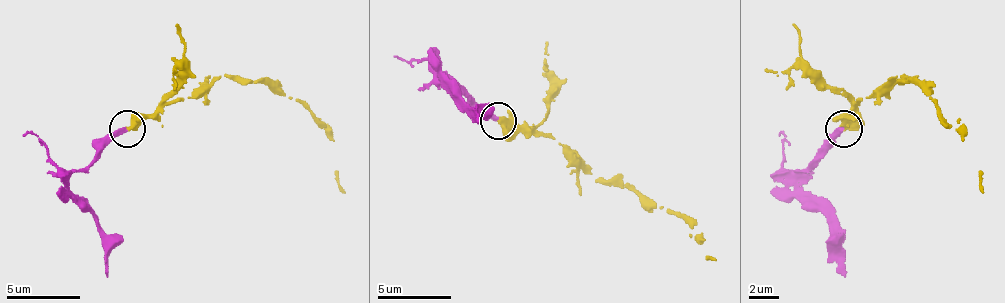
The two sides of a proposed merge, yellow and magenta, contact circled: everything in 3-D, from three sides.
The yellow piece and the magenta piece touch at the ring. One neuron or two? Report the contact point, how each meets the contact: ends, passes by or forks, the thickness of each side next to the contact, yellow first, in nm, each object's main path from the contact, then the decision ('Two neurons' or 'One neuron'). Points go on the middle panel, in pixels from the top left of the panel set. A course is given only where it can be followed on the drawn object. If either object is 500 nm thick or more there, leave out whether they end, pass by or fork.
Place: (498, 120). Thickness 550 nm (yellow) against 280 nm. Course of yellow: (499, 119), (521, 123), (536, 138), (554, 138), (594, 178), (642, 193), (701, 237), (705, 255), (716, 259). Course of magenta: (499, 119), (440, 79), (466, 105), (477, 123). One neuron

